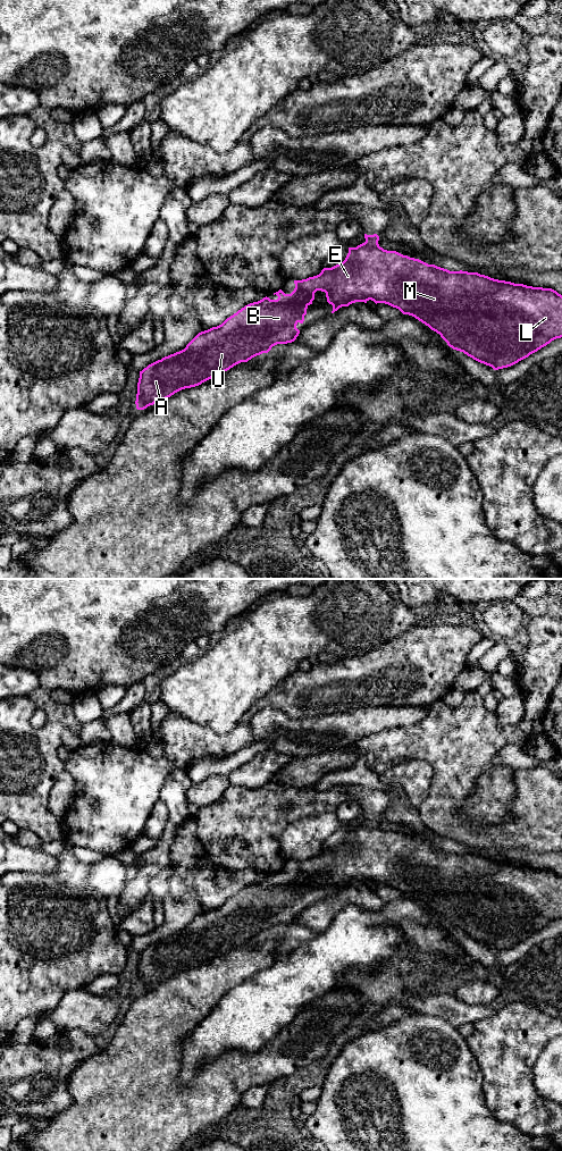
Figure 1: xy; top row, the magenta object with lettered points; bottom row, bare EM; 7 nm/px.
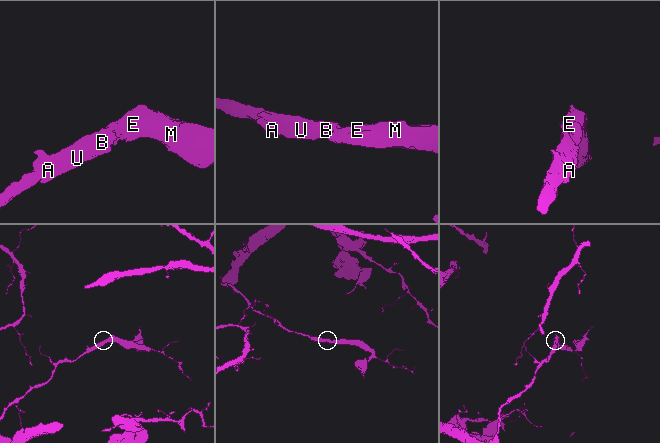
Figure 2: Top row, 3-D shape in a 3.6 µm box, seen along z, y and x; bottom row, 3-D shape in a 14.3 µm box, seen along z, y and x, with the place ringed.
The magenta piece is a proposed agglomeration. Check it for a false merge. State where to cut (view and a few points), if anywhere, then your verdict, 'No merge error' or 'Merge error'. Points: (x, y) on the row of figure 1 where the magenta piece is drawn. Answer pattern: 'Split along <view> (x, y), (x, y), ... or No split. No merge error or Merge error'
No split. No merge error

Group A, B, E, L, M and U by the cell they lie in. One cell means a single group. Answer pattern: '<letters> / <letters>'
A B E L M U

